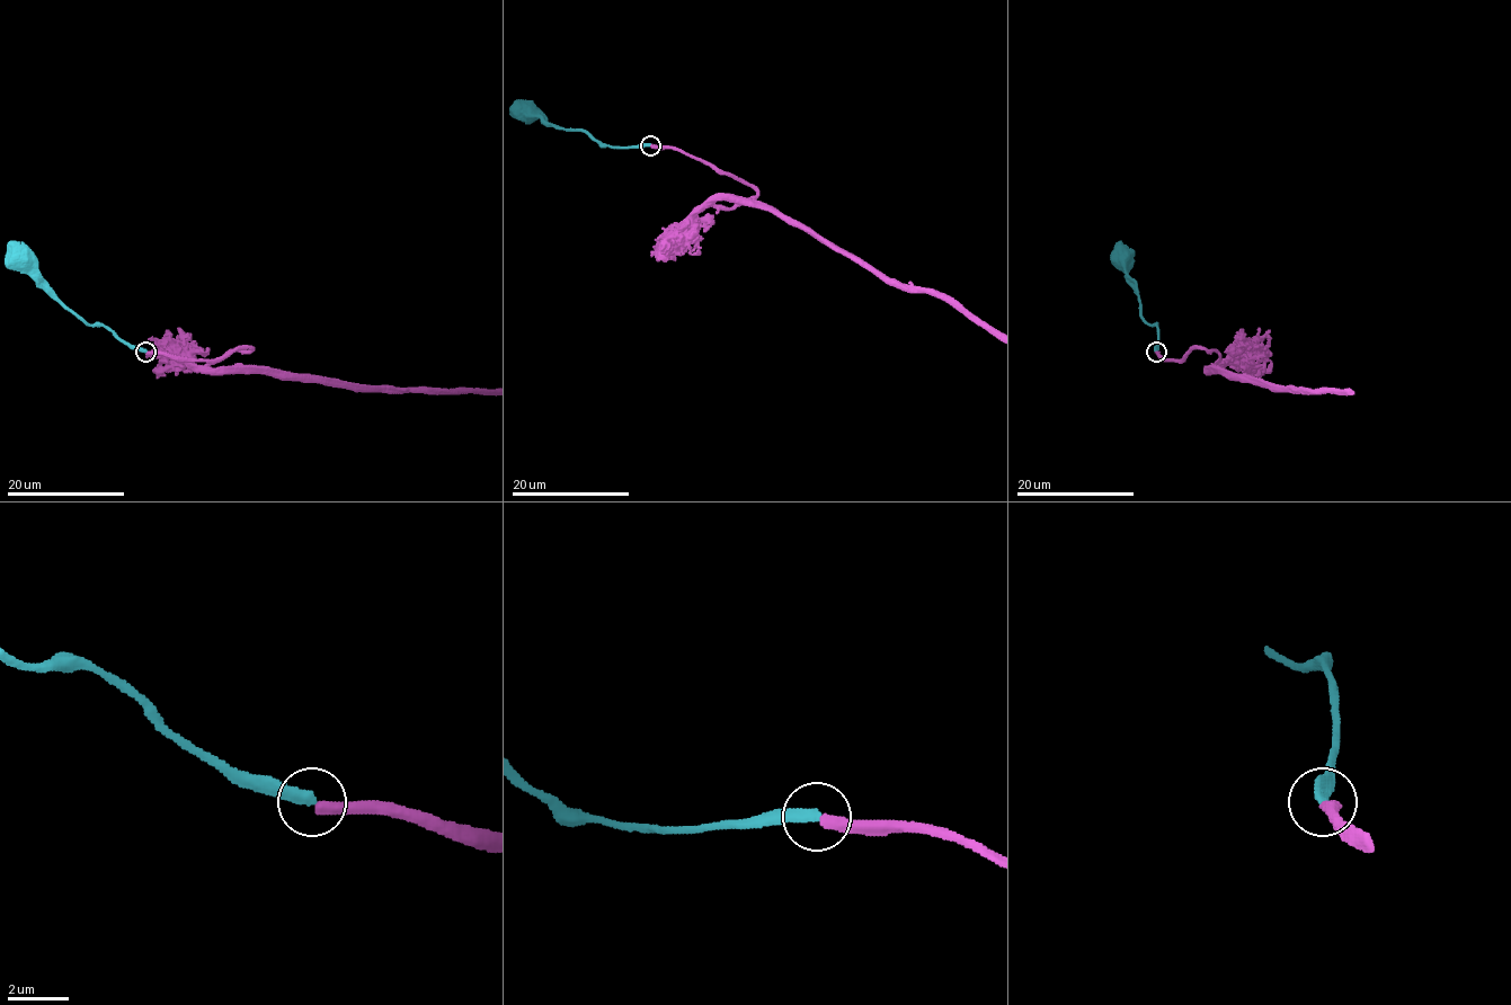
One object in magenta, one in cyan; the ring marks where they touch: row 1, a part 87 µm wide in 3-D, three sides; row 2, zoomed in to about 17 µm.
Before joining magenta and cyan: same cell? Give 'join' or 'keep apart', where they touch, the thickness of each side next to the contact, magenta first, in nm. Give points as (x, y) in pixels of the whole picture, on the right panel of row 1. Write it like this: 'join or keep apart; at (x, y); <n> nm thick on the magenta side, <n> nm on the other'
keep apart; at (1156, 352); 360 nm thick on the magenta side, 360 nm on the other

